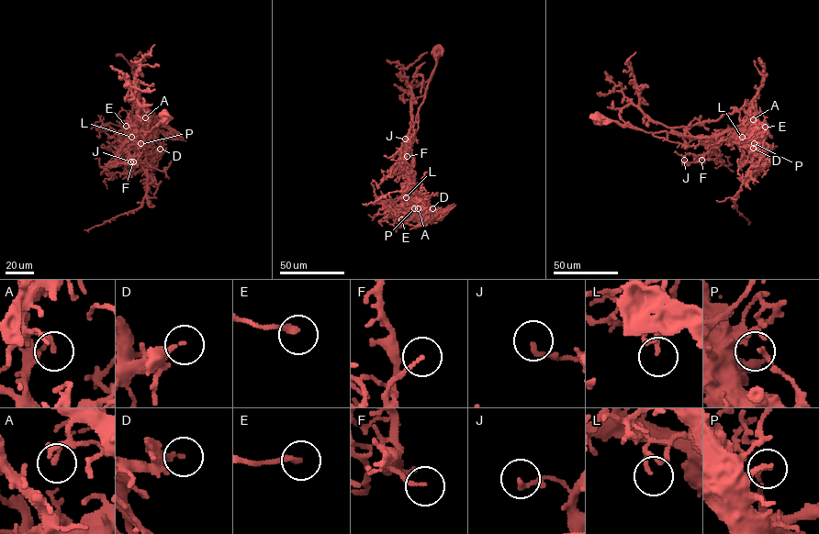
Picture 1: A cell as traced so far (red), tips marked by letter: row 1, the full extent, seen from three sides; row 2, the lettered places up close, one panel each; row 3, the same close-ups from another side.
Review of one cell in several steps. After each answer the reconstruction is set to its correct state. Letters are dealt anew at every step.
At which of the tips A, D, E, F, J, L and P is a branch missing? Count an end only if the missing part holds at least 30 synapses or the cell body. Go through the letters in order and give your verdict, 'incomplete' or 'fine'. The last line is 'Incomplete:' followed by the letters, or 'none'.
A: fine
D: fine
E: fine
F: fine
J: fine
L: fine
P: fine
Incomplete: none

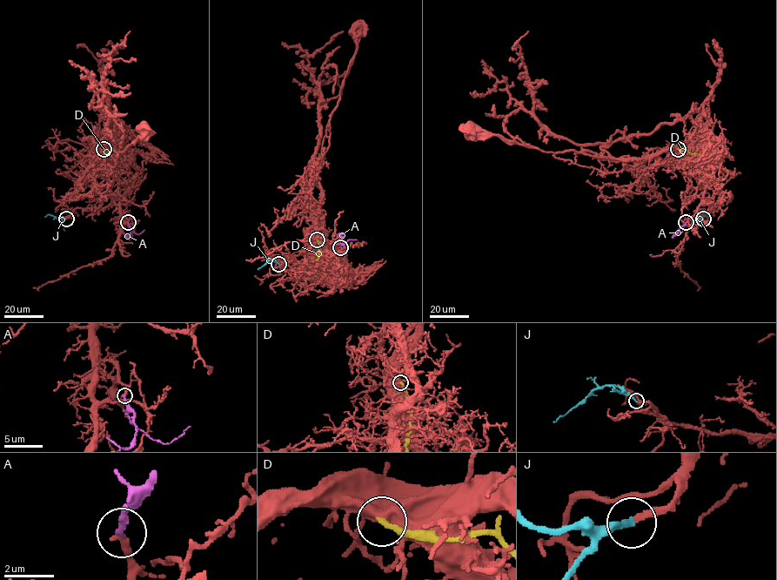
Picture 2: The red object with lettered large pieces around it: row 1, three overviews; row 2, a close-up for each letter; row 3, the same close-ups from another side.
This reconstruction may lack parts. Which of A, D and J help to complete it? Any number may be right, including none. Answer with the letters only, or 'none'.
A, J

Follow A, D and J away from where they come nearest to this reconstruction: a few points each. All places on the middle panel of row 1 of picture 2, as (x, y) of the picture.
A: (340, 247), (348, 239), (357, 239)
D: (317, 239), (319, 249), (316, 260)
J: (278, 264), (271, 259), (257, 269)

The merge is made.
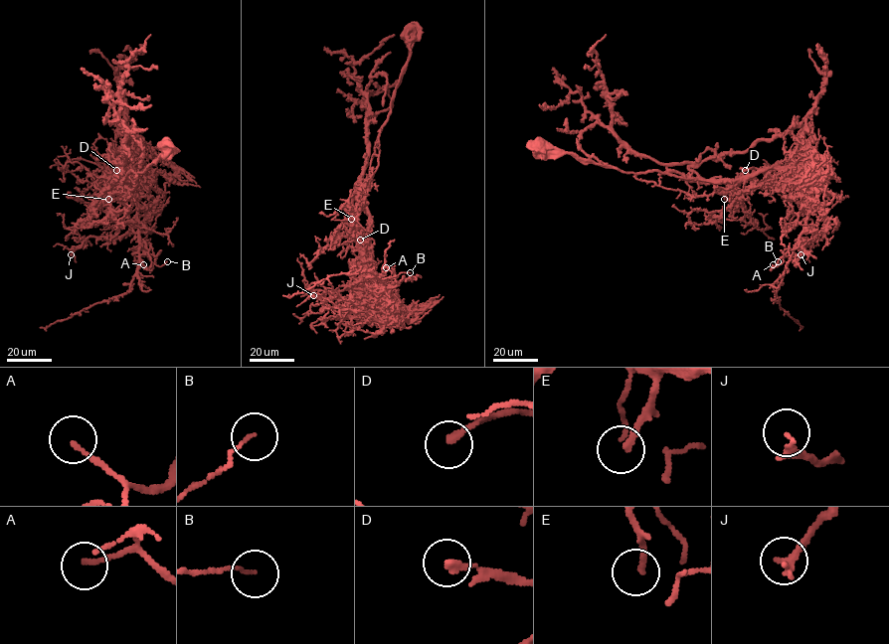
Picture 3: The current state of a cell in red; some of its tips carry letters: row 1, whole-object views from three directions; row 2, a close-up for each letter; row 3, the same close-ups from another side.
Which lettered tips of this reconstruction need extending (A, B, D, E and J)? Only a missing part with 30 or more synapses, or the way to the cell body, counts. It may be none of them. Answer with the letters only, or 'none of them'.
D, E

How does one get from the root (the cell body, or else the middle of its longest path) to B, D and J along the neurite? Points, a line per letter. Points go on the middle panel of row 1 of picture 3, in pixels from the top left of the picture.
B: (411, 35), (406, 68), (378, 136), (364, 192), (369, 219), (363, 294), (379, 307), (392, 277), (410, 272)
D: (411, 35), (406, 68), (371, 161), (364, 192), (365, 211), (369, 217), (368, 240), (360, 240)
J: (411, 35), (364, 192), (363, 294), (388, 321), (313, 295)

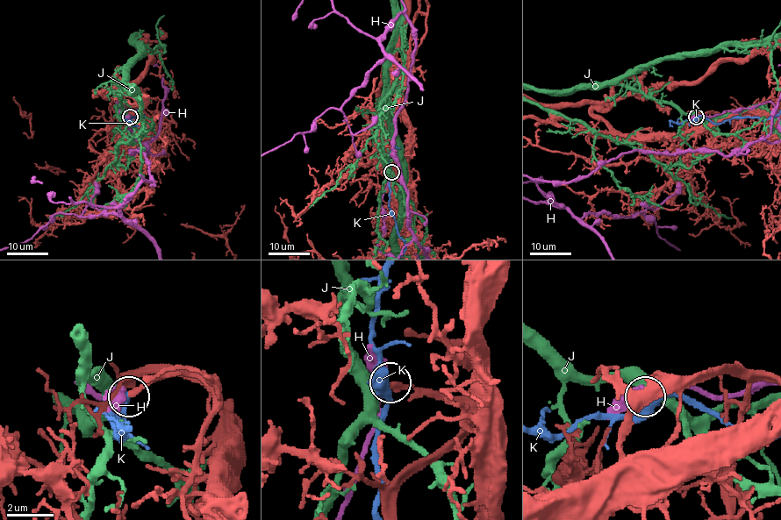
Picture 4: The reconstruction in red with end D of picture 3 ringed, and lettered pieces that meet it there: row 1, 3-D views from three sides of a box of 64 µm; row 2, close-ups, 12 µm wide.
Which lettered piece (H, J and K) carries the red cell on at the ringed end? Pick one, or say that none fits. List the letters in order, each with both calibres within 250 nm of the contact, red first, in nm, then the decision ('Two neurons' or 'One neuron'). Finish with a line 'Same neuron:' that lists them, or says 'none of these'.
H: Thickness 220 nm (red) against 340 nm. Two neurons
J: Thickness 220 nm (red) against 280 nm. Two neurons
K: Thickness 220 nm (red) against 440 nm. Two neurons
Same neuron: none of these

